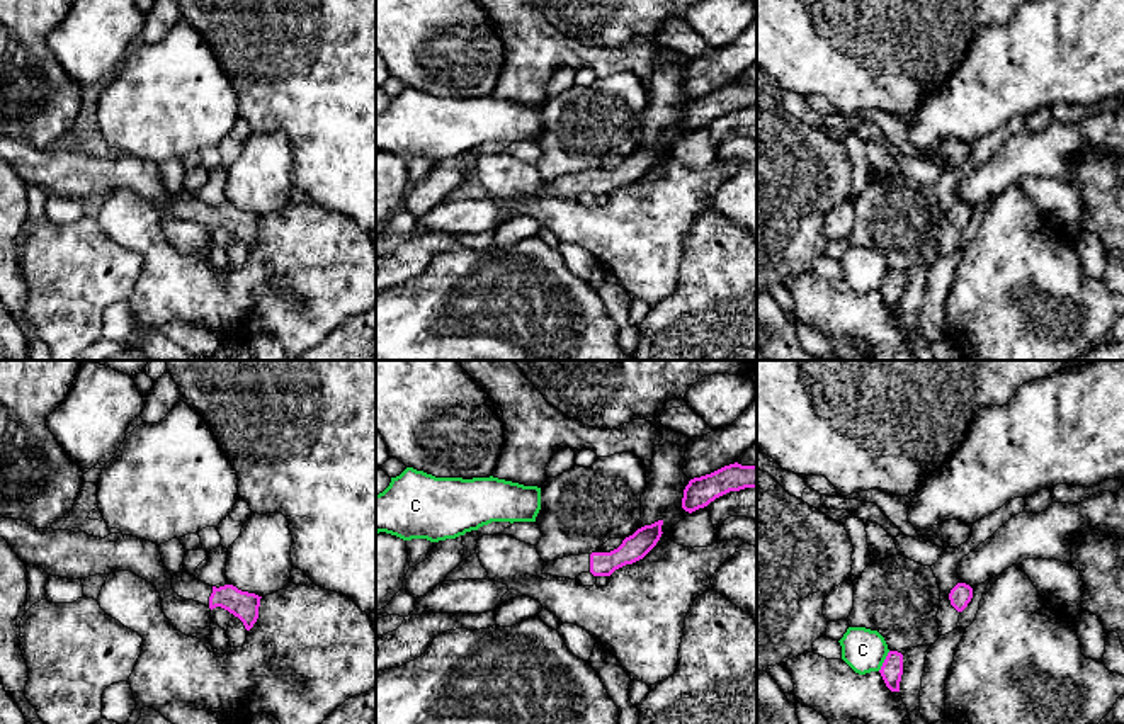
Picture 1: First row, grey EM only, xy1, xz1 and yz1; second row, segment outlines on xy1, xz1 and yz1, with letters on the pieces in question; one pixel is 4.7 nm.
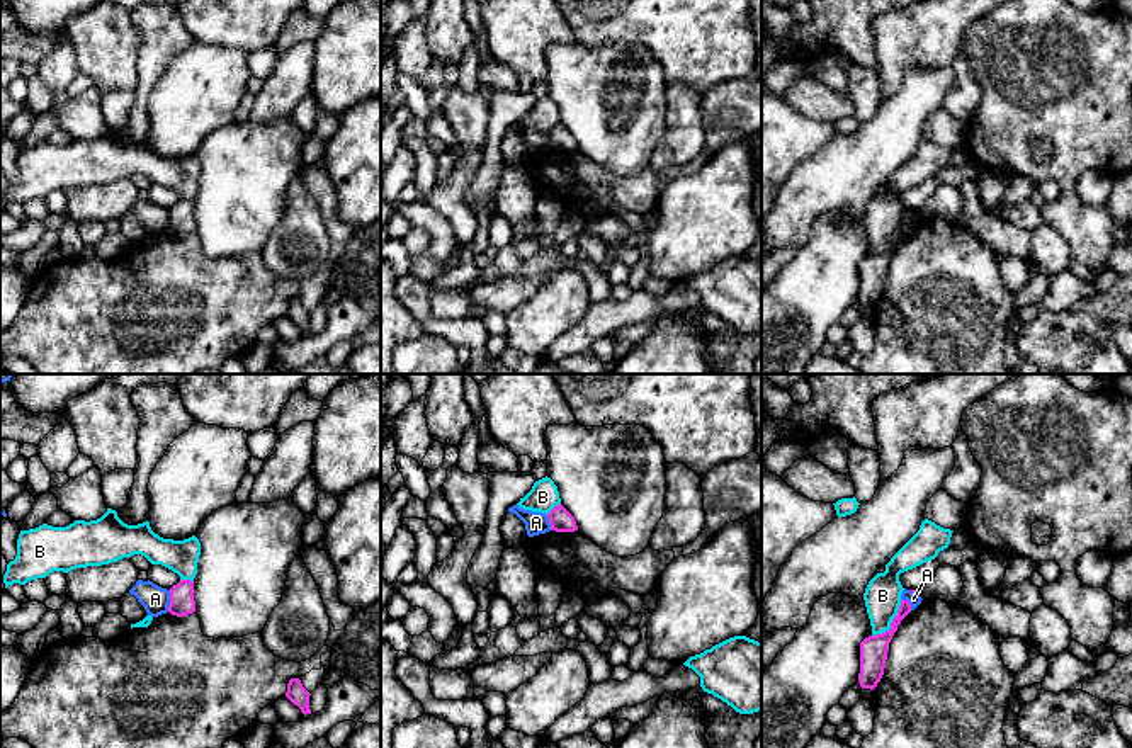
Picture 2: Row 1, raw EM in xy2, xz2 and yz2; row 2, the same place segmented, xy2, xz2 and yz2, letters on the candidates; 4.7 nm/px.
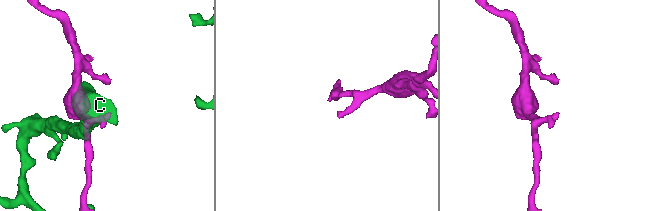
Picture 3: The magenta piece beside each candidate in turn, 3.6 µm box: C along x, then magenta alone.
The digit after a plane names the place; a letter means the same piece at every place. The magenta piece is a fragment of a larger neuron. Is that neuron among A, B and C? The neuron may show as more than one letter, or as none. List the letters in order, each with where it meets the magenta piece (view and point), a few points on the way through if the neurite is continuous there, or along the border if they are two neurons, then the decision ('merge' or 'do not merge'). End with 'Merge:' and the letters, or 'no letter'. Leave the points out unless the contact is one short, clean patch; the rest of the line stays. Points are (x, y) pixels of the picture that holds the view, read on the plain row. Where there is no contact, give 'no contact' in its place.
A: contact xy2 (170, 220); do not merge
B: contact yz2 (891, 242); do not merge
C: contact yz1 (885, 281); border yz1 (890, 271), (878, 289); do not merge
Merge: no letter

